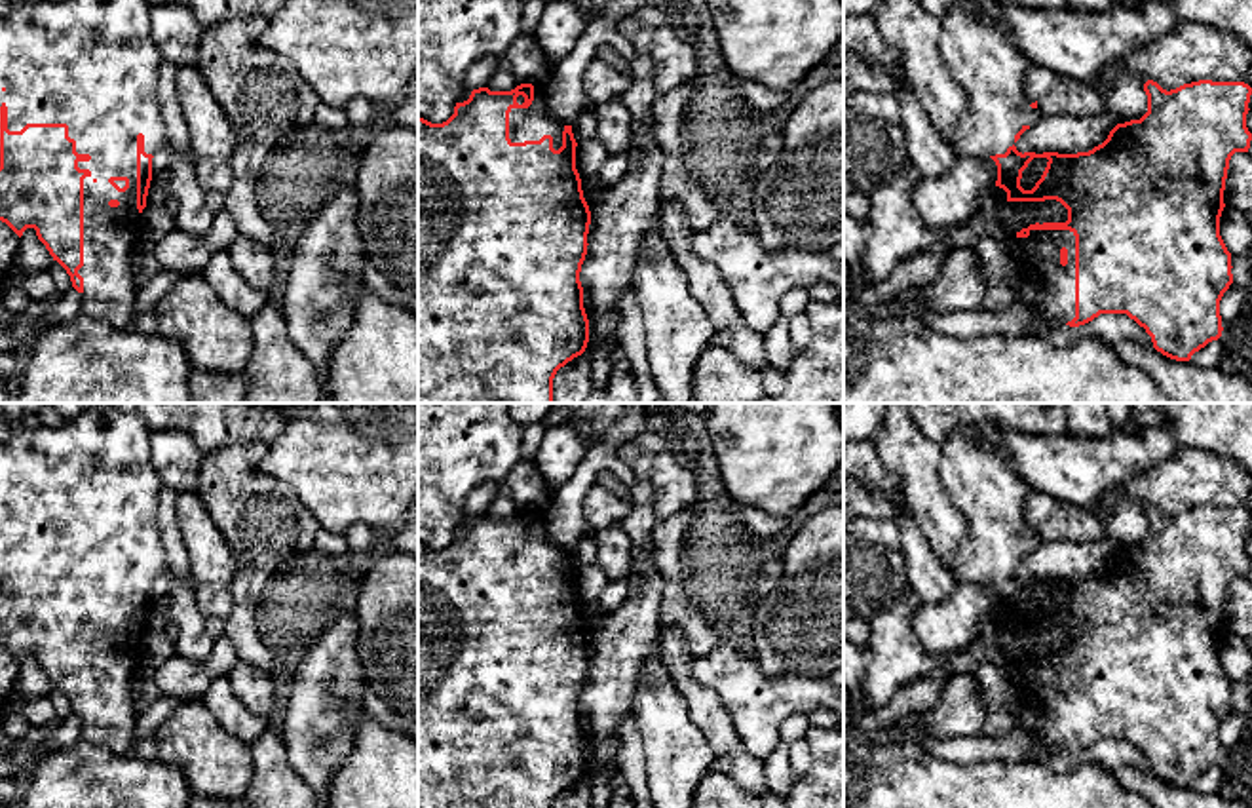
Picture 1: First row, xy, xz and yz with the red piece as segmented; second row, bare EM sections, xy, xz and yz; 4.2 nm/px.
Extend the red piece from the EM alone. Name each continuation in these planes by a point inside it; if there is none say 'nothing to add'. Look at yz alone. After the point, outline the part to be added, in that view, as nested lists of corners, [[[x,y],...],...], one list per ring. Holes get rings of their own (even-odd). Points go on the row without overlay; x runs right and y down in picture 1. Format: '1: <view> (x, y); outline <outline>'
1: yz (1040, 679); outline [[[1030,656],[1028,664],[1013,662],[1009,677],[1024,700],[1041,715],[1041,734],[1049,743],[1068,749],[1075,743],[1075,662],[1070,656]]]

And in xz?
1: xz (525, 550); outline [[[534,511],[534,527],[528,534],[511,534],[509,538],[509,565],[511,568],[540,567],[543,561],[553,563],[553,574],[562,572],[564,549],[547,540],[543,523]]]

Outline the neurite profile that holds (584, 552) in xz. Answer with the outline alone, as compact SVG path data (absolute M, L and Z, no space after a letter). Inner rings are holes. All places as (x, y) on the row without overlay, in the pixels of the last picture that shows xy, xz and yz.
M593 532L583 536L574 546L572 559L574 559L574 565L576 565L578 570L597 561L597 544L595 544L595 538L593 538Z

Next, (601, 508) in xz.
M595 483L583 498L583 515L591 532L621 525L631 510L631 498L621 498L598 483Z

